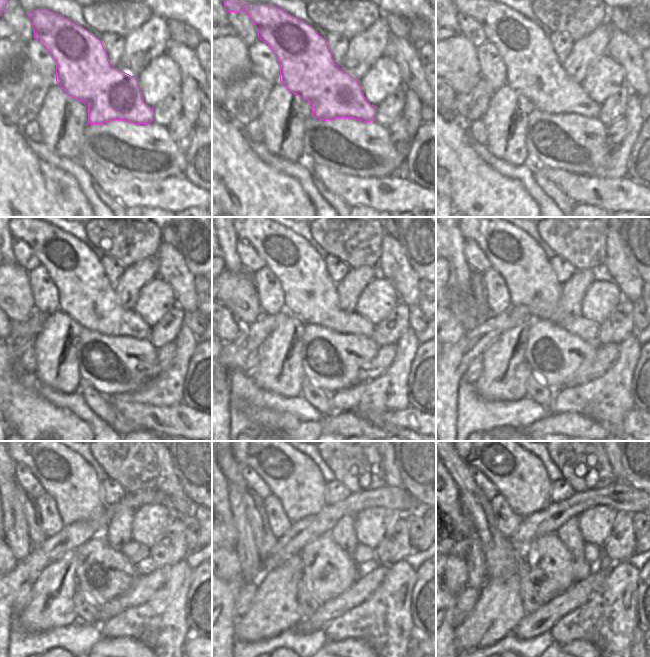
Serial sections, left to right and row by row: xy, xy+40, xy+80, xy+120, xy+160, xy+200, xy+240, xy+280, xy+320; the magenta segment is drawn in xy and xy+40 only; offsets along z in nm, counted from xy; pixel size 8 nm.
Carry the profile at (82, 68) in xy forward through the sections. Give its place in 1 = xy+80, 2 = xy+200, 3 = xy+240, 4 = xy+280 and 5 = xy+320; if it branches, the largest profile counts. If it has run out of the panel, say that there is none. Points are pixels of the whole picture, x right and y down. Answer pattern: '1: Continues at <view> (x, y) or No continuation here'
1: Continues at xy+80 (532, 69)
2: Continues at xy+200 (523, 265)
3: Continues at xy+240 (73, 484)
4: Continues at xy+280 (291, 476)
5: Continues at xy+320 (520, 477).

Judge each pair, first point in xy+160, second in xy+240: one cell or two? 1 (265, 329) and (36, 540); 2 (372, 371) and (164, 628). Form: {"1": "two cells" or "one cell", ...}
{"1": "two cells", "2": "two cells"}

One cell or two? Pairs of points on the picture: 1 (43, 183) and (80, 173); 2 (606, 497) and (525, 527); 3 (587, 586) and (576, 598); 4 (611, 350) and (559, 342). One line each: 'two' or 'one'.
1: two
2: one
3: one
4: two

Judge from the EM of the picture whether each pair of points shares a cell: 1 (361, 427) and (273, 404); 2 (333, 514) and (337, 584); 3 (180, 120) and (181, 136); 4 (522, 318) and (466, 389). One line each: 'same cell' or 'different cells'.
1: different cells
2: different cells
3: same cell
4: different cells

